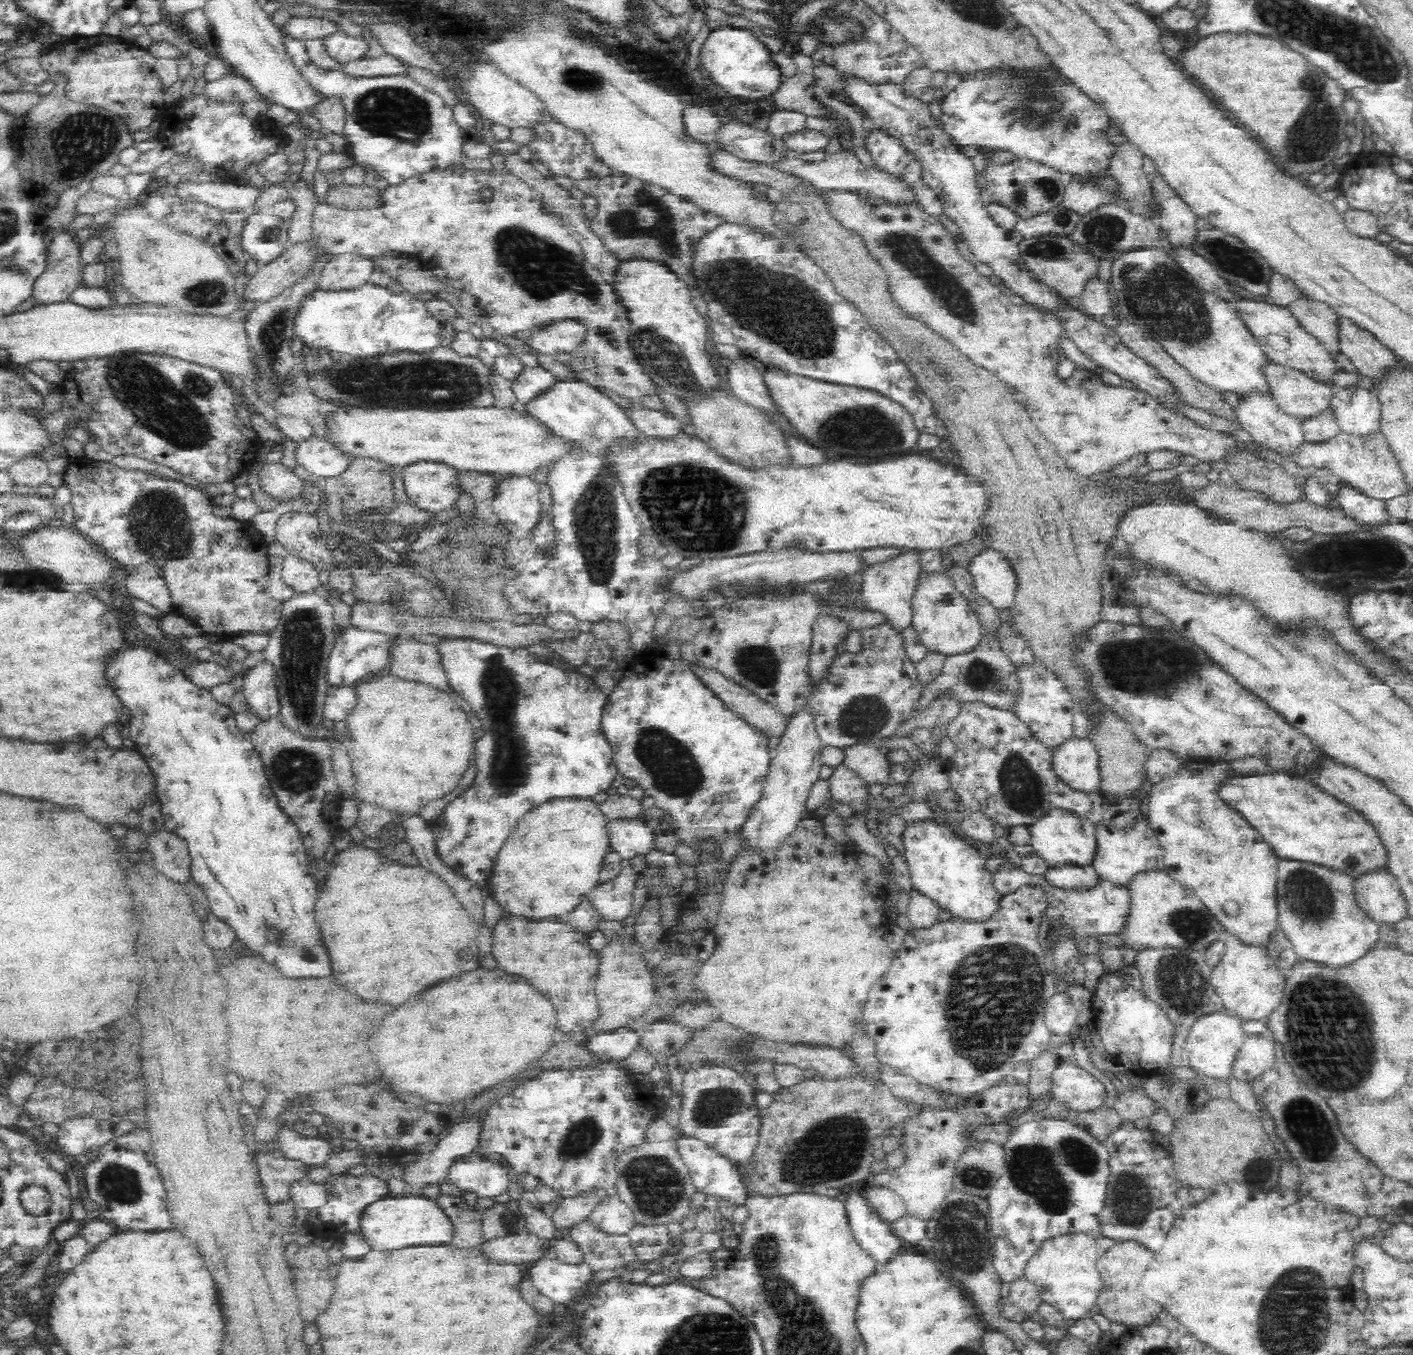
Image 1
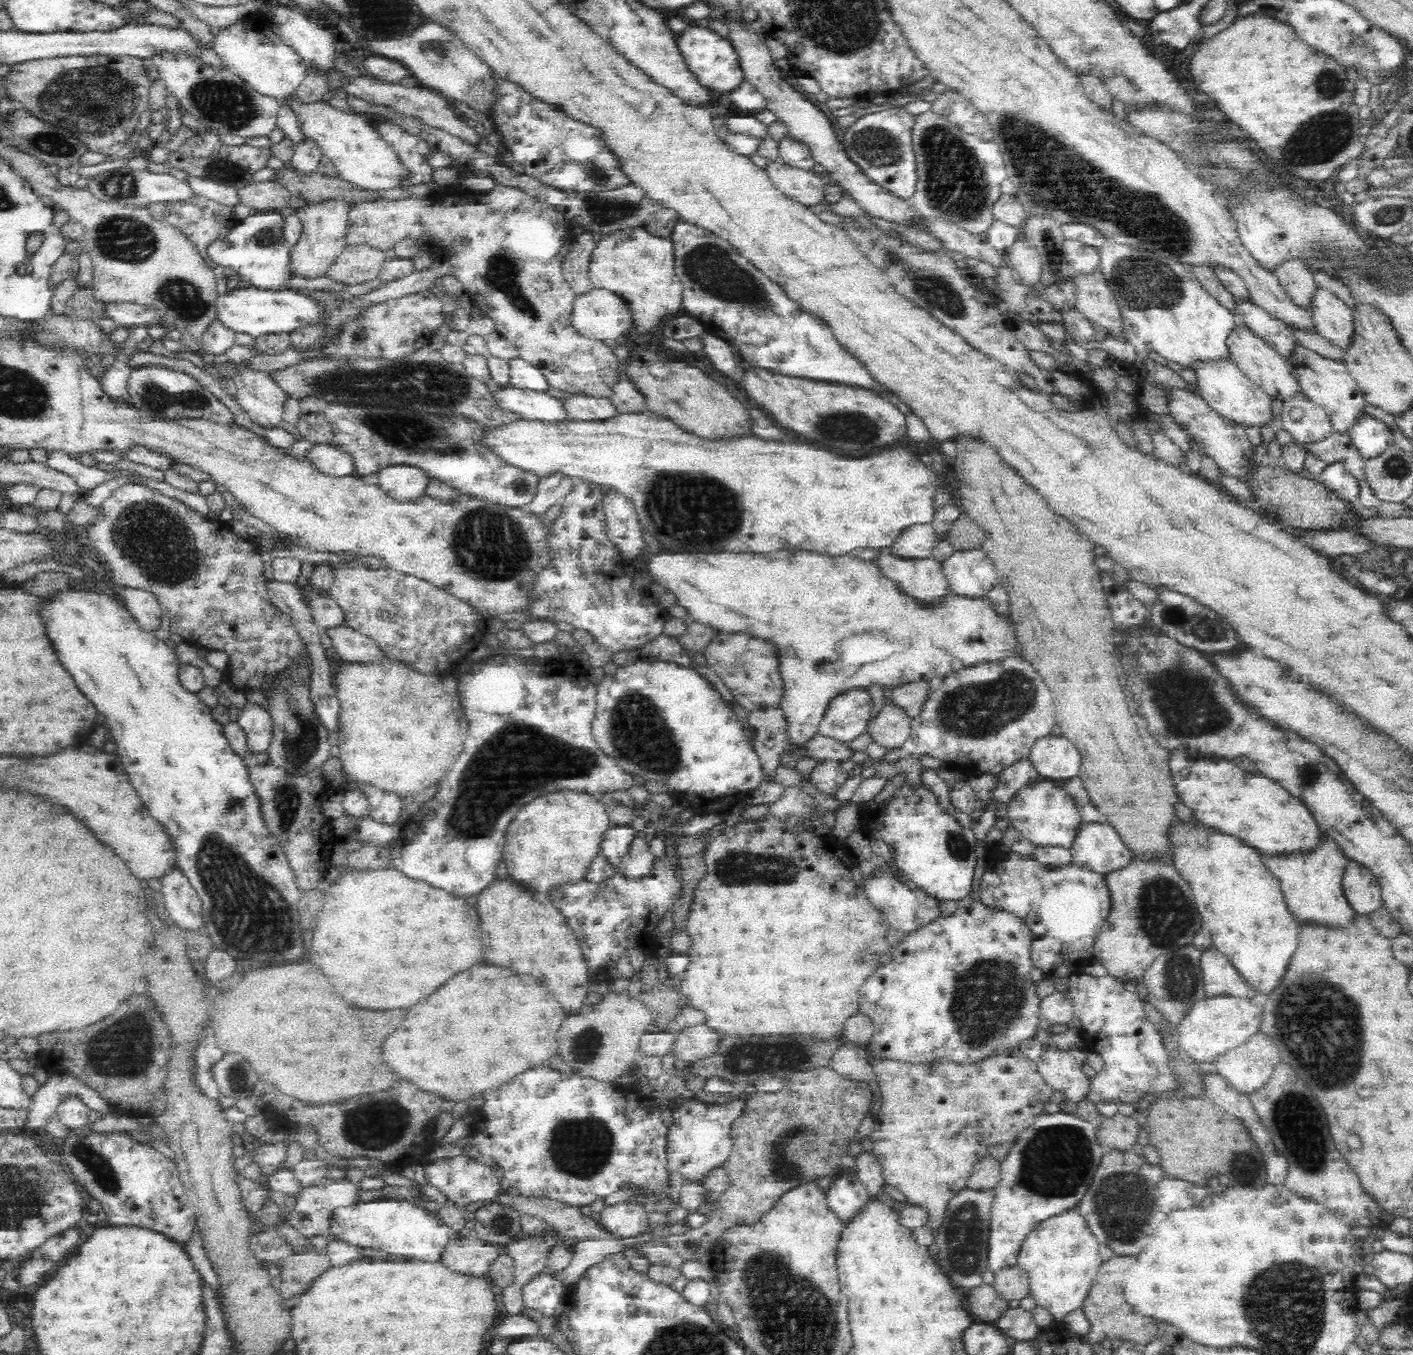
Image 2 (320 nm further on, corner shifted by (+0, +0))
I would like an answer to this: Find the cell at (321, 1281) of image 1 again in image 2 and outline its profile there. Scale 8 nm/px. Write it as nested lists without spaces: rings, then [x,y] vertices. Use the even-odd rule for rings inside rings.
[[[312,1249],[309,1252],[295,1253],[280,1260],[277,1267],[282,1278],[280,1292],[286,1300],[290,1300],[310,1290],[314,1280],[321,1278],[331,1264],[323,1252]]]

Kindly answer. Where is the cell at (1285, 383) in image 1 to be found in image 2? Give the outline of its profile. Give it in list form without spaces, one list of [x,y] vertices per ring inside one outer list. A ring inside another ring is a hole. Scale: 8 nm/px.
[[[1237,325],[1234,332],[1230,334],[1230,338],[1226,340],[1228,343],[1228,351],[1230,351],[1229,359],[1232,360],[1237,367],[1262,390],[1274,400],[1288,400],[1301,392],[1297,378],[1290,372],[1286,364],[1285,358],[1279,355],[1273,347],[1268,346],[1266,341],[1254,336],[1247,328]]]

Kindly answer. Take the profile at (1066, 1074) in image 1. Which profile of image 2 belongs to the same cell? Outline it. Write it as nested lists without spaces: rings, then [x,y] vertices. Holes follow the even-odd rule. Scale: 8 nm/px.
[[[1058,1049],[1044,1050],[1037,1063],[1037,1071],[1046,1084],[1074,1104],[1086,1100],[1092,1086],[1092,1079],[1082,1071],[1082,1067],[1070,1051]]]

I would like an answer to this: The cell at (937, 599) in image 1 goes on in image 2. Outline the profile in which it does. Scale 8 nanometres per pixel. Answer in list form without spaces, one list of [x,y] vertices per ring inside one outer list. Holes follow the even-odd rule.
[[[886,548],[886,550],[878,552],[876,564],[880,571],[899,587],[900,591],[913,598],[919,605],[927,606],[928,608],[938,608],[938,606],[946,602],[946,596],[950,594],[951,590],[941,563],[932,558],[904,560],[903,558],[892,556],[888,550],[889,548]]]

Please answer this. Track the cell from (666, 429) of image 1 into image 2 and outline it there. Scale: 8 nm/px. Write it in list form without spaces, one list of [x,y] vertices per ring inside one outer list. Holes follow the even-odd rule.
[[[568,395],[562,399],[569,420],[603,421],[620,416],[618,407],[614,406],[614,398],[591,397],[586,395]]]

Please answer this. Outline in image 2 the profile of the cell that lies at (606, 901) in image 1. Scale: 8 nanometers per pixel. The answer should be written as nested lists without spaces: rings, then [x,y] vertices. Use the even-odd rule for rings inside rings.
[[[643,831],[636,832],[636,838],[628,850],[628,854],[622,858],[622,862],[615,866],[618,875],[628,880],[640,880],[646,874],[650,874],[655,858],[650,852],[649,842],[646,842]]]

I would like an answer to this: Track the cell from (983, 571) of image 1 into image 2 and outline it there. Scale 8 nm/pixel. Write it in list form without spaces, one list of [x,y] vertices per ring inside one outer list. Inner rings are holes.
[[[981,549],[956,550],[941,564],[952,594],[982,599],[999,584],[992,559]]]

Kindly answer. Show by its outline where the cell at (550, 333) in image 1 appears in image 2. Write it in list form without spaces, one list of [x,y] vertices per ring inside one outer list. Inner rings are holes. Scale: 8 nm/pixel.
[[[592,289],[575,297],[570,324],[580,337],[611,343],[631,329],[626,303],[606,289]]]

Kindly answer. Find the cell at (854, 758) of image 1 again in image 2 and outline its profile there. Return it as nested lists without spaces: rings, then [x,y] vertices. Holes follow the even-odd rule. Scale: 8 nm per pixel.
[[[816,734],[806,746],[804,750],[796,752],[798,755],[814,758],[819,761],[830,760],[832,762],[846,762],[852,758],[854,750],[847,742],[837,741],[835,738],[828,738],[820,734]]]

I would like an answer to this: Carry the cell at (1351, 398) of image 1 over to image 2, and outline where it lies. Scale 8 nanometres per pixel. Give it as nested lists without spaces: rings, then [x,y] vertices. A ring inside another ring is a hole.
[[[1366,412],[1356,417],[1347,432],[1351,436],[1352,444],[1364,459],[1379,455],[1393,442],[1391,427]]]

